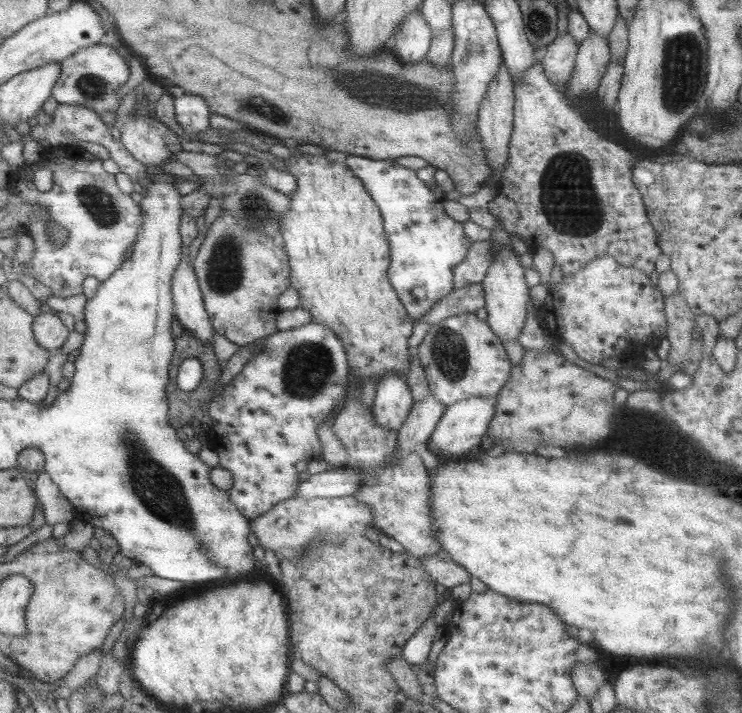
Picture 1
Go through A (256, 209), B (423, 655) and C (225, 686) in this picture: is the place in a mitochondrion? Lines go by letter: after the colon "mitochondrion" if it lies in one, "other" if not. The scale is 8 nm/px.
A: mitochondrion
B: other
C: other

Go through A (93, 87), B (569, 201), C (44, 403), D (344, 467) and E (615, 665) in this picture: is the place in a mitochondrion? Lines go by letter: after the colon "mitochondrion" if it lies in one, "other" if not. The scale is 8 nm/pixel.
A: mitochondrion
B: mitochondrion
C: other
D: other
E: other

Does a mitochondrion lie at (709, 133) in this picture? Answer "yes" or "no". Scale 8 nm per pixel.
yes

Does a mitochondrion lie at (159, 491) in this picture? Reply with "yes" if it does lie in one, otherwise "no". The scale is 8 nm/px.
yes

